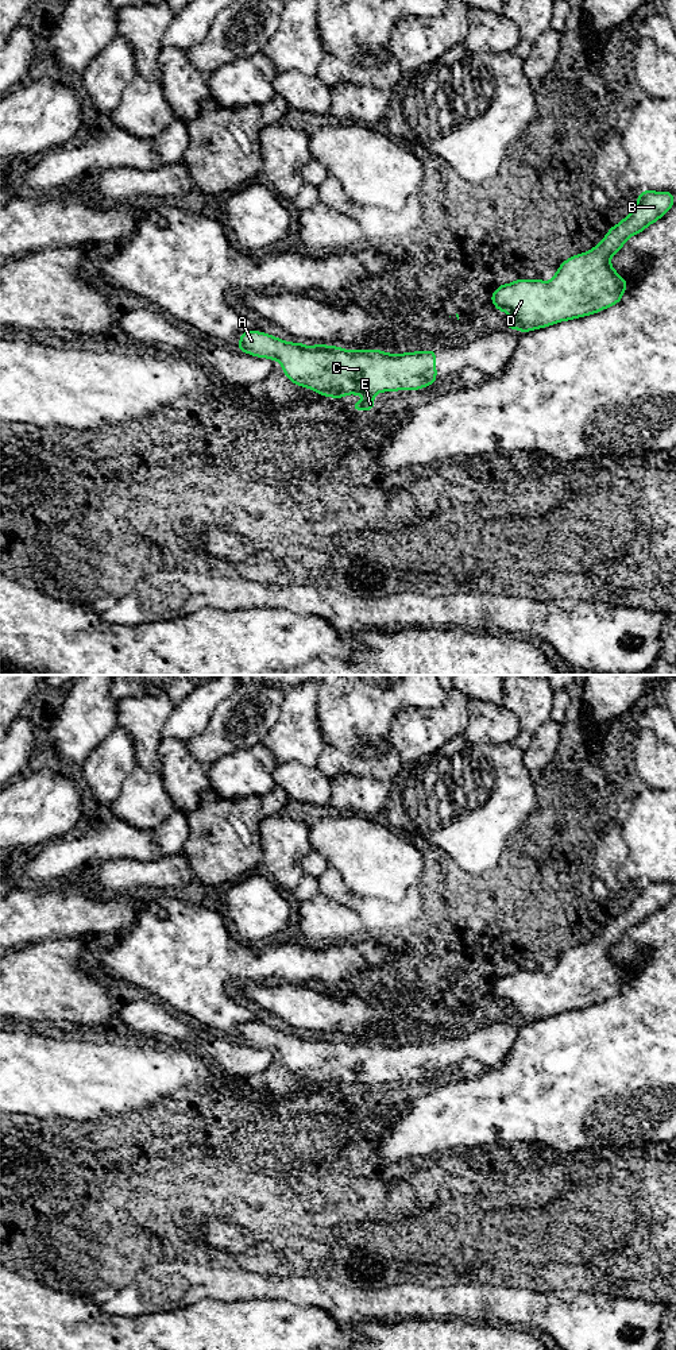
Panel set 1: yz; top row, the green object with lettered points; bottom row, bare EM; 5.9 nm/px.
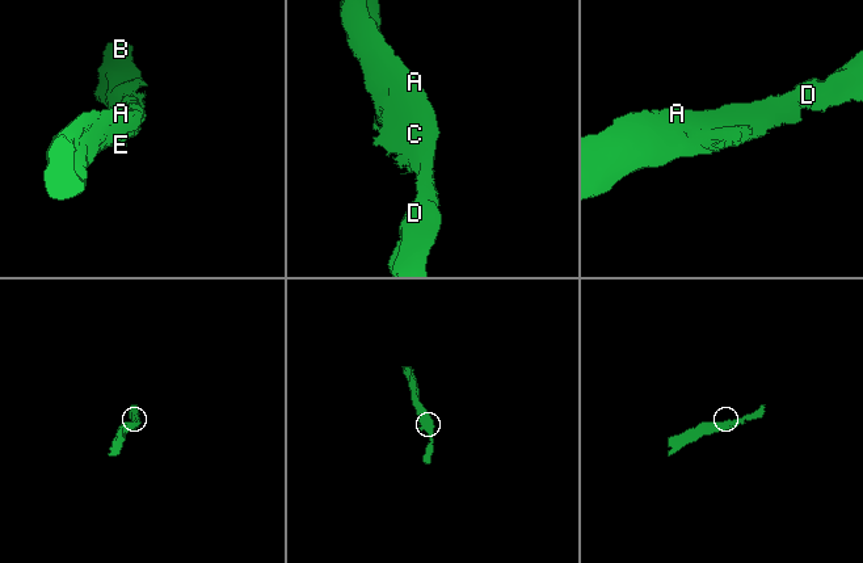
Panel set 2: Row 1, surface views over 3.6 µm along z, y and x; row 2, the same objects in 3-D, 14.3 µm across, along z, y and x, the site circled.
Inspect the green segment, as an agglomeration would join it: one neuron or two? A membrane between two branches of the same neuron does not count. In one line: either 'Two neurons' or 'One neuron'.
One neuron

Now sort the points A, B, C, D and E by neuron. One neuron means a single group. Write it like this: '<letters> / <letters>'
A B C D E

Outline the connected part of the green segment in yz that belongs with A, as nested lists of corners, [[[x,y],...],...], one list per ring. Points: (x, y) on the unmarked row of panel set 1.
[[[247,1022],[240,1026],[240,1042],[246,1045],[278,1052],[285,1066],[295,1076],[309,1079],[324,1088],[343,1089],[345,1085],[360,1085],[366,1091],[354,1094],[354,1102],[372,1102],[374,1088],[382,1083],[416,1081],[436,1073],[436,1044],[417,1042],[406,1045],[387,1045],[379,1041],[348,1042],[327,1035],[306,1038],[302,1034],[290,1034],[259,1022]]]

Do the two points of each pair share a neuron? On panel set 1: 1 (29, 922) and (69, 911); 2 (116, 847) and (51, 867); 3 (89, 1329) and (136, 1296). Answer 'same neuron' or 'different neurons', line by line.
1: same neuron
2: same neuron
3: different neurons

